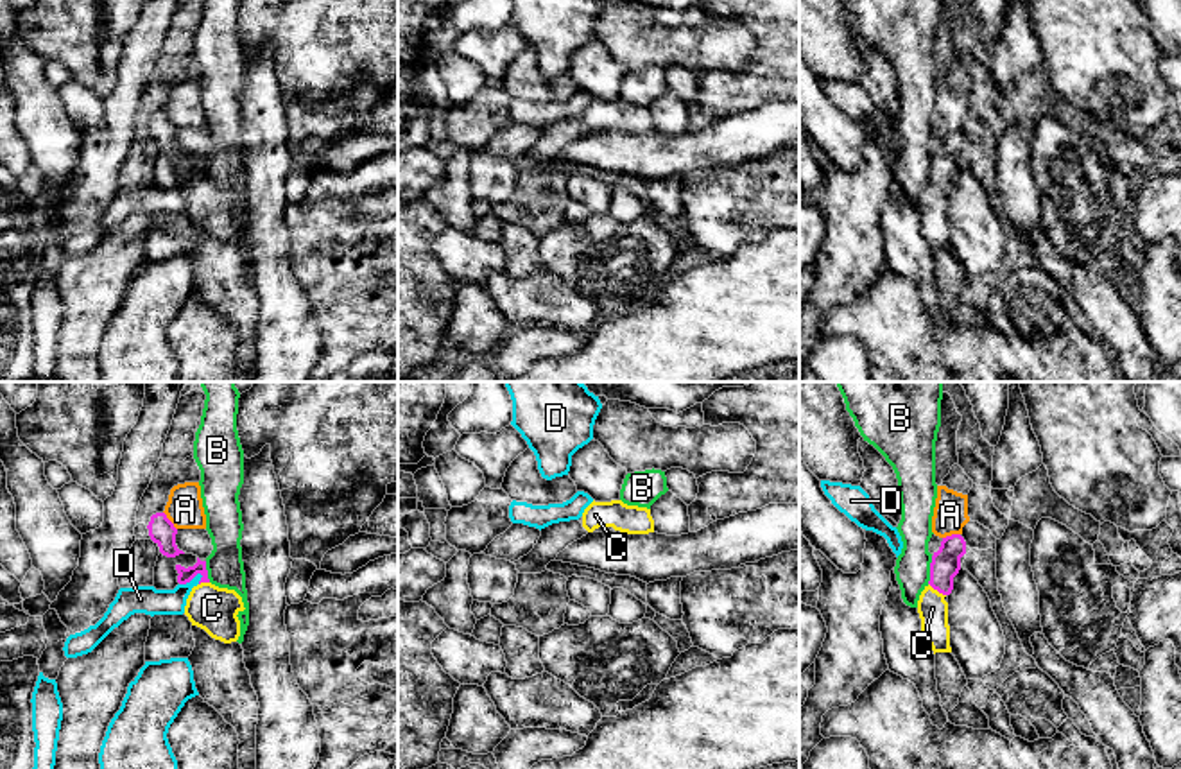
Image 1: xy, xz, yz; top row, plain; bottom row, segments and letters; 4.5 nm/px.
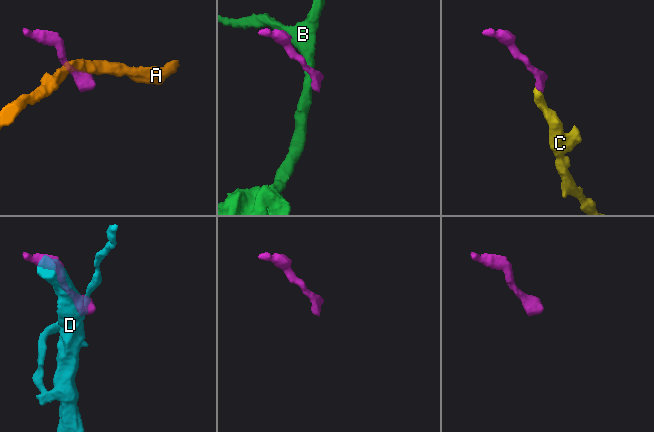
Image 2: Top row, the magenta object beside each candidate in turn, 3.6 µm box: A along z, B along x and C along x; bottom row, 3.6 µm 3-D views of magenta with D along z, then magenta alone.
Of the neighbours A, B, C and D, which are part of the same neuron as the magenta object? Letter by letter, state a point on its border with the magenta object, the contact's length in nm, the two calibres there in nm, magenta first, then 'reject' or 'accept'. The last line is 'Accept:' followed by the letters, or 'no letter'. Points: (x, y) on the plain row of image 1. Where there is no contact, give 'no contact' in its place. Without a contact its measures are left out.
A: meets magenta in xy at (169, 119); contact 110 nm long; 120 nm thick on the magenta side, 160 nm on the other; reject
B: meets magenta in yz at (931, 169); contact 130 nm long; 130 nm thick on the magenta side, 160 nm on the other; reject
C: meets magenta in yz at (938, 189); contact 100 nm long; 130 nm thick on the magenta side, 140 nm on the other; accept
D: meets magenta in xy at (190, 178); contact 120 nm long; 70 nm thick on the magenta side, 130 nm on the other; reject
Accept: C

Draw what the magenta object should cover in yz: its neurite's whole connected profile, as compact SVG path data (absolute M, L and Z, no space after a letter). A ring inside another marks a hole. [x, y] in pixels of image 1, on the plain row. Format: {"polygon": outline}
{"polygon": "M961 133L943 136L941 145L932 154L930 179L919 194L918 212L921 217L923 237L935 251L952 251L948 201L946 194L953 188L953 176L961 168L961 156L966 152L966 140Z"}

